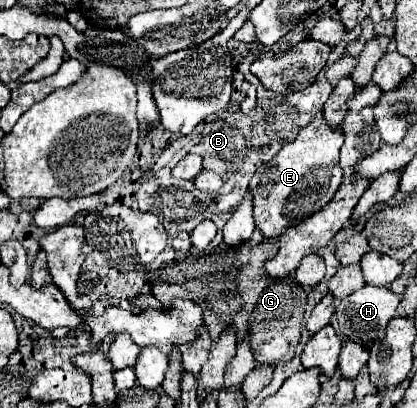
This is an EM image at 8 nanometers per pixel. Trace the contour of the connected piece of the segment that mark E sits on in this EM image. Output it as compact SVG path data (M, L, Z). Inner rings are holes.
M315 117L293 141L285 143L269 163L255 171L249 185L253 195L253 219L255 229L261 231L265 239L279 237L287 225L299 225L331 201L343 181L343 171L337 165L341 145L343 133L325 125L323 117Z

